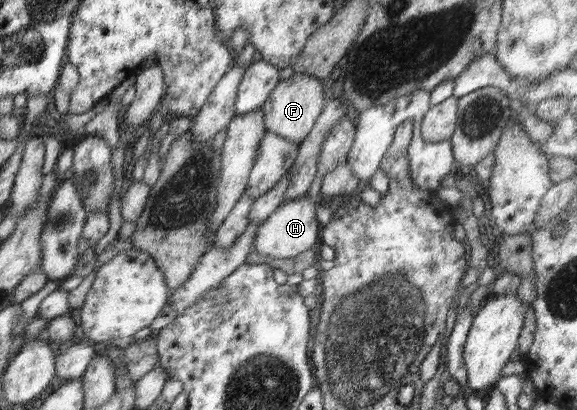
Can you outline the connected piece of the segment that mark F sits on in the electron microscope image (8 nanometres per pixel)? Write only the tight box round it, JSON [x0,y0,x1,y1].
[261,73,326,144]

